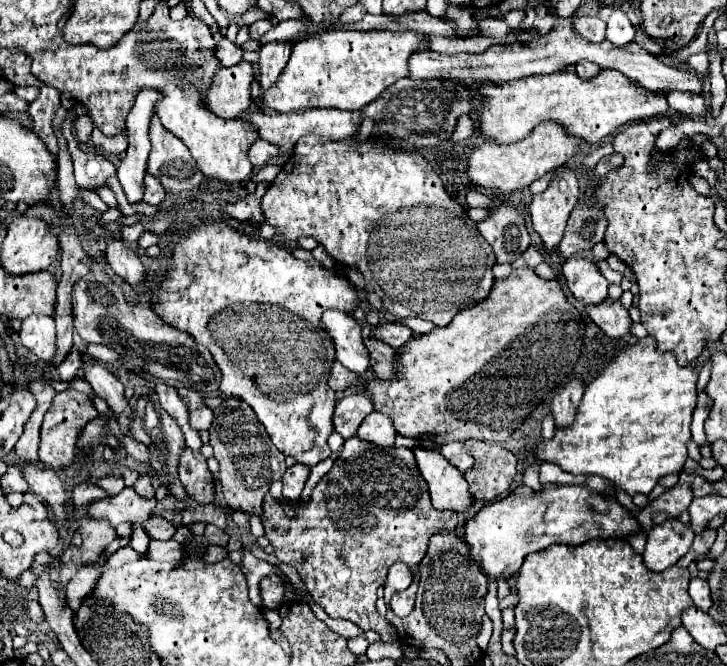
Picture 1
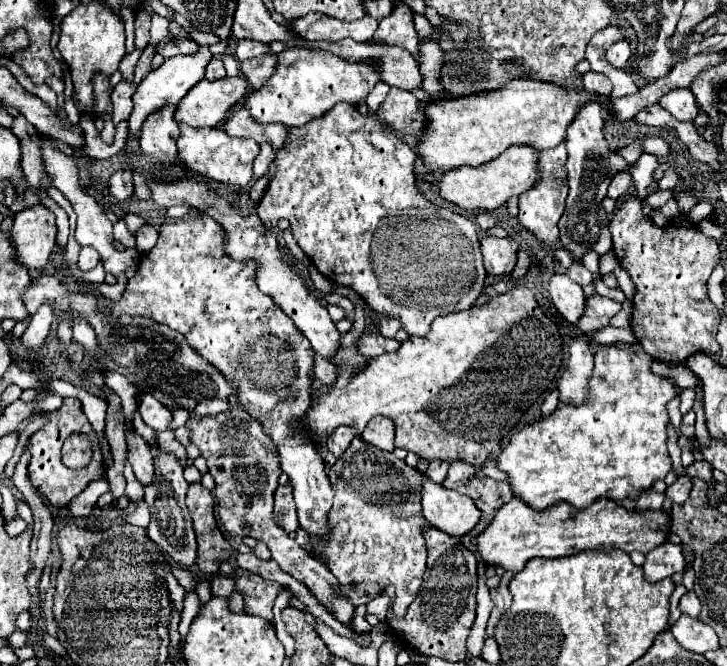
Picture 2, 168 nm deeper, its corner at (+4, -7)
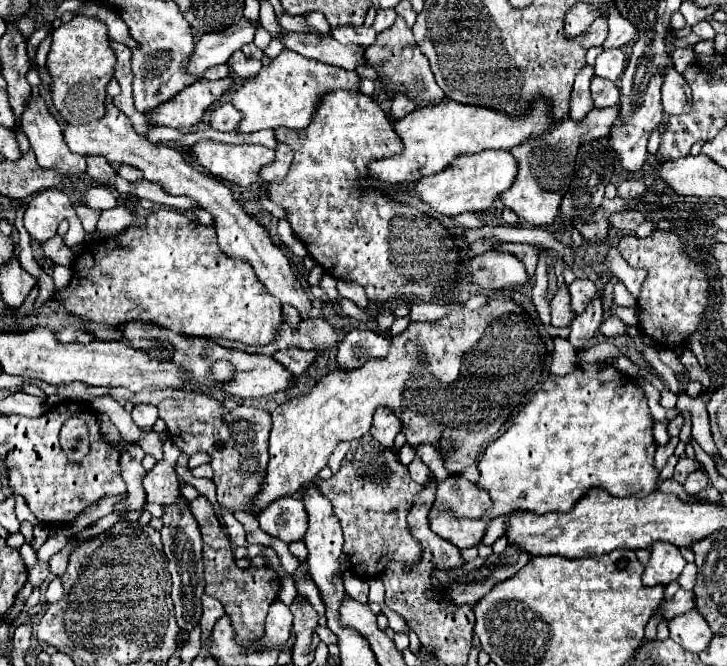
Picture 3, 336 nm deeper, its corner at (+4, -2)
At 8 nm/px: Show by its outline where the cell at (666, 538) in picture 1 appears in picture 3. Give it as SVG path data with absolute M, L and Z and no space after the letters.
M654 542L650 562L646 564L646 570L642 574L642 584L668 586L680 576L684 566L686 566L686 560L682 558L676 546L672 546L670 542Z

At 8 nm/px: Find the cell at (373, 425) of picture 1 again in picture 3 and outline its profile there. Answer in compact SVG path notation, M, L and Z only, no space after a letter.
M376 408L370 434L384 446L392 446L396 434L402 430L402 422L388 408Z

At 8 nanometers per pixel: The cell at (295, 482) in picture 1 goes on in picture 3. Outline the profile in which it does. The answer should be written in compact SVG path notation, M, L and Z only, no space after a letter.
M288 496L272 502L258 516L258 522L266 534L290 544L304 538L308 528L308 514L300 500Z

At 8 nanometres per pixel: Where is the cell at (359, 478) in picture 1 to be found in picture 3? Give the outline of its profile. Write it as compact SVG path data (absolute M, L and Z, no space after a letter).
M364 434L350 442L340 472L316 482L316 488L332 502L334 514L342 524L344 554L356 576L380 576L392 560L410 564L420 558L420 544L412 538L406 516L422 486L412 482L408 468L398 462L398 448L386 448L370 434Z

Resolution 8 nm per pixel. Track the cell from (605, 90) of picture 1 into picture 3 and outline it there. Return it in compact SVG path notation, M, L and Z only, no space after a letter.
M536 98L532 102L530 112L520 118L502 114L498 110L468 106L452 100L444 100L436 106L414 110L412 114L394 122L394 130L404 144L402 152L382 158L378 162L370 162L368 174L372 180L378 180L378 182L406 184L406 182L416 182L424 176L436 174L436 170L444 170L460 154L476 154L488 148L508 150L512 146L522 144L530 136L538 136L546 132L546 128L552 124L548 110L550 110L550 104L542 98Z

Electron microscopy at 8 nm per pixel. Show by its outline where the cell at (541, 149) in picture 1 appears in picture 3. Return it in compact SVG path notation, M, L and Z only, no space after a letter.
M482 150L454 158L450 166L438 174L424 176L416 182L416 192L424 204L444 216L458 216L464 212L480 212L492 208L492 202L512 186L516 178L516 160L508 150Z

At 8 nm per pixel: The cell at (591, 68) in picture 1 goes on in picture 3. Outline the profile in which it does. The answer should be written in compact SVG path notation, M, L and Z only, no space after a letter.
M596 76L592 80L592 100L594 100L596 108L614 106L620 100L620 90L618 90L618 86L614 82Z

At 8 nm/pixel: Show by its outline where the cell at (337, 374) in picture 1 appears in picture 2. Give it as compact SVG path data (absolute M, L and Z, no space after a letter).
M316 355L316 361L314 361L314 383L312 387L314 389L330 389L334 385L338 377L338 371L336 371L336 365L322 359L320 355Z

